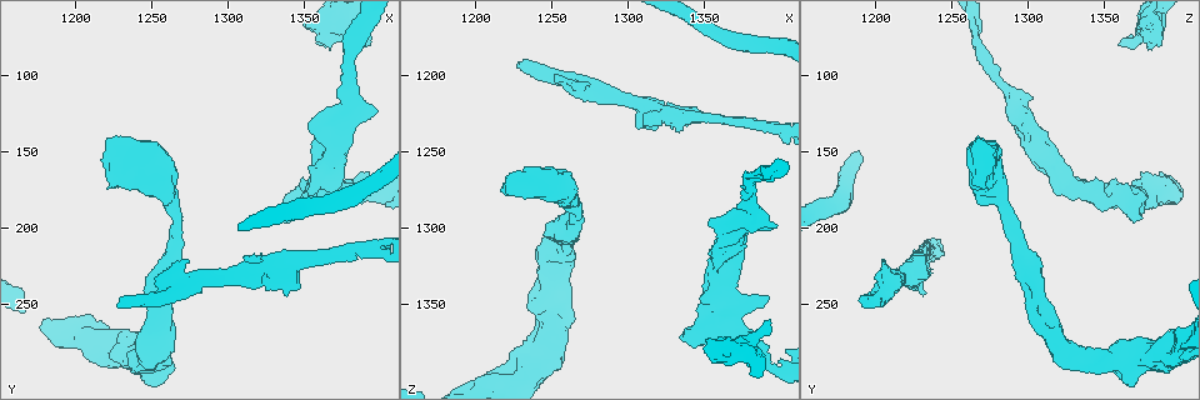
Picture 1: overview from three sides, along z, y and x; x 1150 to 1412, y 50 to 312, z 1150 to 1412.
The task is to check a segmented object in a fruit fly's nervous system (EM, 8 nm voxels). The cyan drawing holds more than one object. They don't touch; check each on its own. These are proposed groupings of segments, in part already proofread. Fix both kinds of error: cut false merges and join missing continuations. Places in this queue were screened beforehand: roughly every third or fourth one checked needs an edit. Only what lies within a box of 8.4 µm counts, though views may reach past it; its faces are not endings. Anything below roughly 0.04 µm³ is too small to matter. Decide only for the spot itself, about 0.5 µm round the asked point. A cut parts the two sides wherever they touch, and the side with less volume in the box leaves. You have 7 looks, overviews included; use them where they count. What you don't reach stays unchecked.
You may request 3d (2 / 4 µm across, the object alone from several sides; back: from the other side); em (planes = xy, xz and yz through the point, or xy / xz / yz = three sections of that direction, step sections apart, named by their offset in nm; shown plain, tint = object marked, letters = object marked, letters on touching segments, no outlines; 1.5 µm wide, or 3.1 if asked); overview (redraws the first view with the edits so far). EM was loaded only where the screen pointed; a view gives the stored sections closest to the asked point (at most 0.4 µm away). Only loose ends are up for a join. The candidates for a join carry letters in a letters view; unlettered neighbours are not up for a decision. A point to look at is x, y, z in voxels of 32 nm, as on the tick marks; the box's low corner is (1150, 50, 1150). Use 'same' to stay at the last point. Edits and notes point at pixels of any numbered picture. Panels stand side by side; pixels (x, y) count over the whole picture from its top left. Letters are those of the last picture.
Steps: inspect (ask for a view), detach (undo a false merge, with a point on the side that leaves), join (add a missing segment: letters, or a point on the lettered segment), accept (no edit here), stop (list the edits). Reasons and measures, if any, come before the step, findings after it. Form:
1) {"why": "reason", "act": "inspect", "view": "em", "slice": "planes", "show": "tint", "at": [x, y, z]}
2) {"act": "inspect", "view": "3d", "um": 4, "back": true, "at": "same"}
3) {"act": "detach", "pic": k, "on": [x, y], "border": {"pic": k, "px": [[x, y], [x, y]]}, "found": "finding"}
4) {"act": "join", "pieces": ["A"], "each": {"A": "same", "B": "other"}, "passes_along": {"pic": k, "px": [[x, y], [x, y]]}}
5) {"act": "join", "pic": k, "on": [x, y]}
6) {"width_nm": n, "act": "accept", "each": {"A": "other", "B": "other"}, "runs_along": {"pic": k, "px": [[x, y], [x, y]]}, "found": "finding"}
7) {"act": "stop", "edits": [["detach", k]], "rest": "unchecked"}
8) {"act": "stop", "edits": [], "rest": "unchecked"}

{"why": "calibre changes", "act": "inspect", "view": "em", "slice": "planes", "show": "tint", "at": [1346, 220, 1228]}

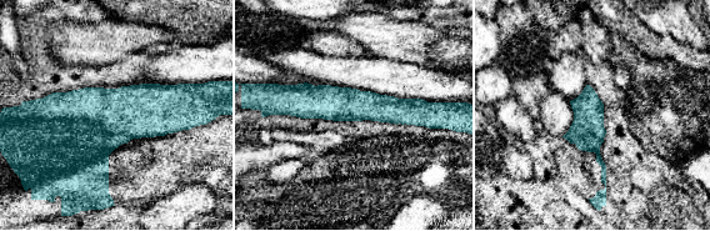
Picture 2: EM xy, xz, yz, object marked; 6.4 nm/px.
{"act": "inspect", "view": "em", "slice": "planes", "show": "letters", "at": "same"}

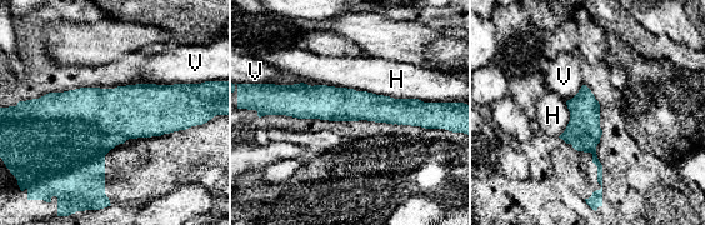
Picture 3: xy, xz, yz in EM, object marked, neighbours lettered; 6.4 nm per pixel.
{"act": "accept", "each": {"H": "other", "V": "other"}, "border": {"pic": 3, "px": [[315, 84], [436, 103]]}, "found": "continuous, no second cell"}

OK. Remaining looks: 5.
{"why": "branch stops here", "act": "inspect", "view": "em", "slice": "planes", "show": "plain", "at": [1228, 252, 1190]}

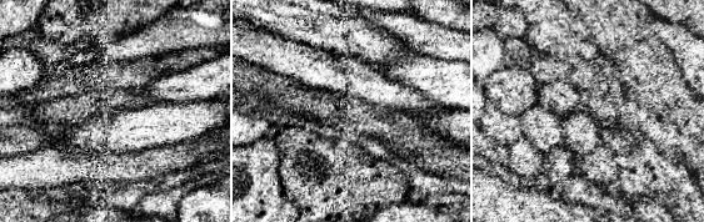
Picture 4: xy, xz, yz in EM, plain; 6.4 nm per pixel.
{"why": "what lies round it", "act": "inspect", "view": "em", "slice": "planes", "show": "letters", "at": "same"}

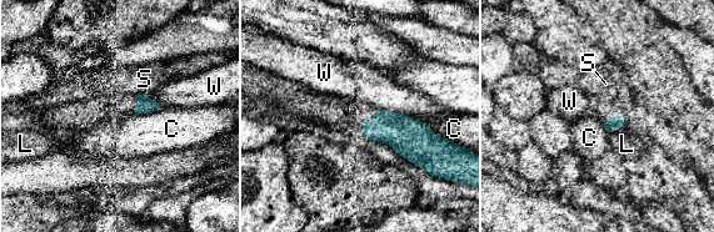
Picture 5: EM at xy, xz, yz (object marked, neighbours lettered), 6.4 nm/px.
{"act": "accept", "each": {"C": "other", "L": "other", "S": "other", "W": "other"}, "border": {"pic": 5, "px": [[412, 117], [424, 122], [440, 136]]}, "found": "none of them fits"}

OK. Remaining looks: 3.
{"why": "thick end", "act": "inspect", "view": "em", "slice": "planes", "show": "letters", "at": [1398, 126, 1298]}

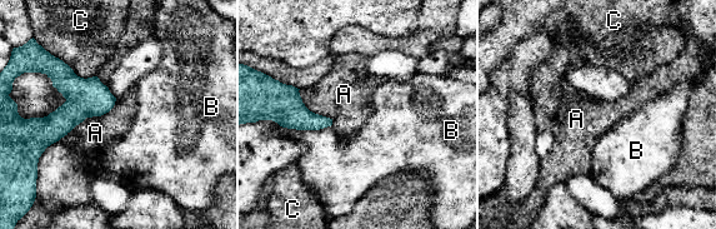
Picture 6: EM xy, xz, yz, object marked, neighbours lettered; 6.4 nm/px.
{"act": "accept", "each": {"A": "other", "B": "other", "C": "other"}, "border": {"pic": 6, "px": [[116, 99], [66, 134]]}, "found": "none of them fits"}

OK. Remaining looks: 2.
{"act": "stop", "edits": [], "rest": "unchecked"}

